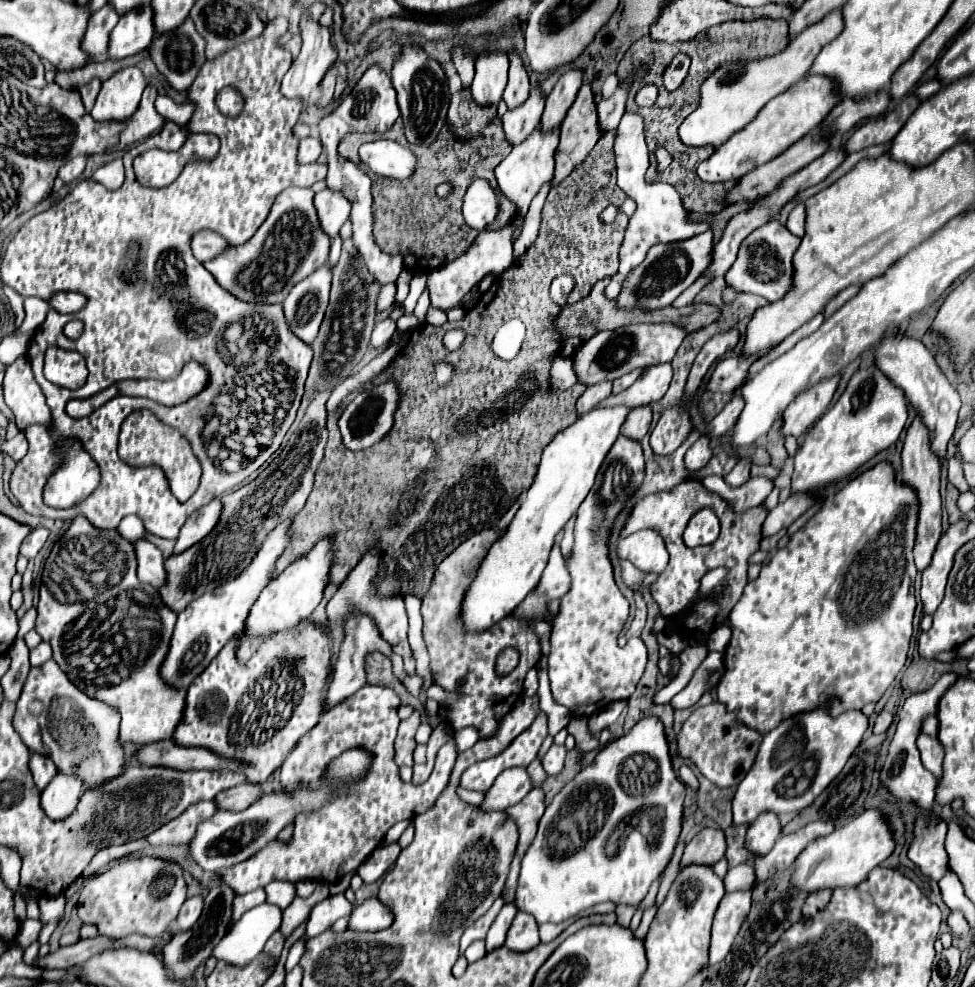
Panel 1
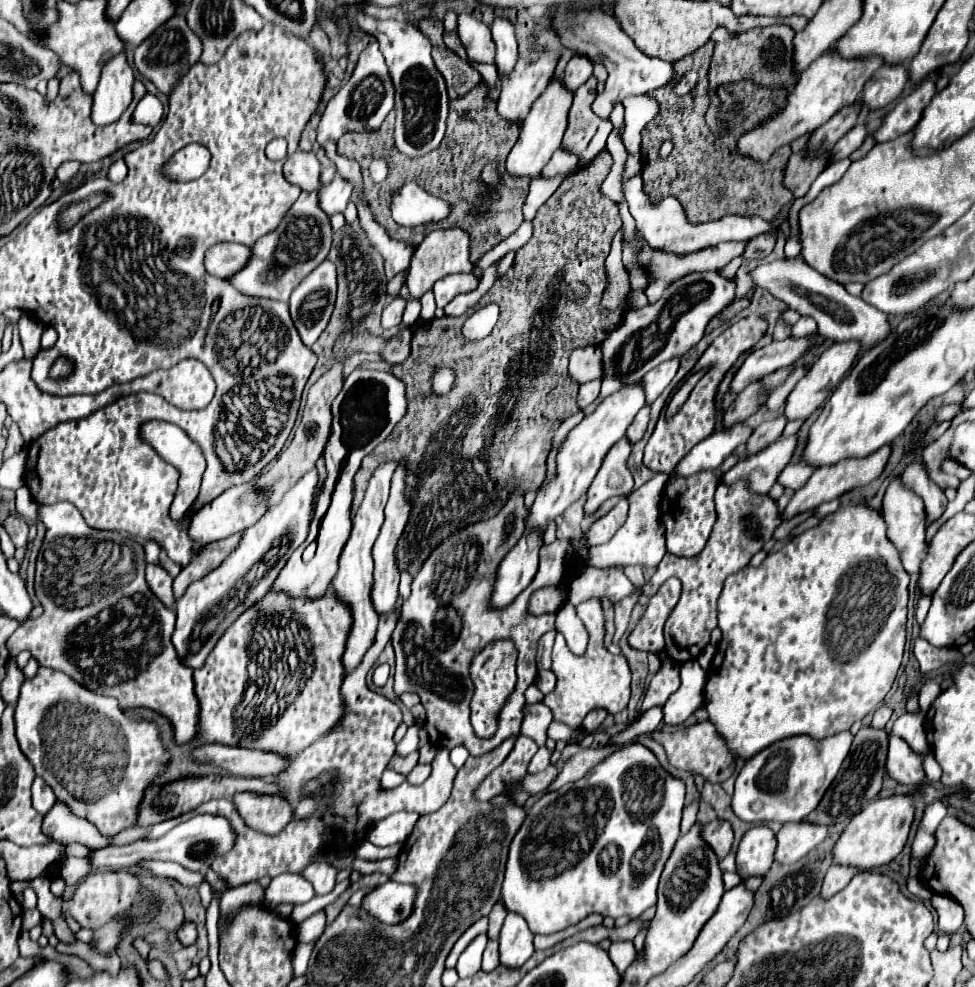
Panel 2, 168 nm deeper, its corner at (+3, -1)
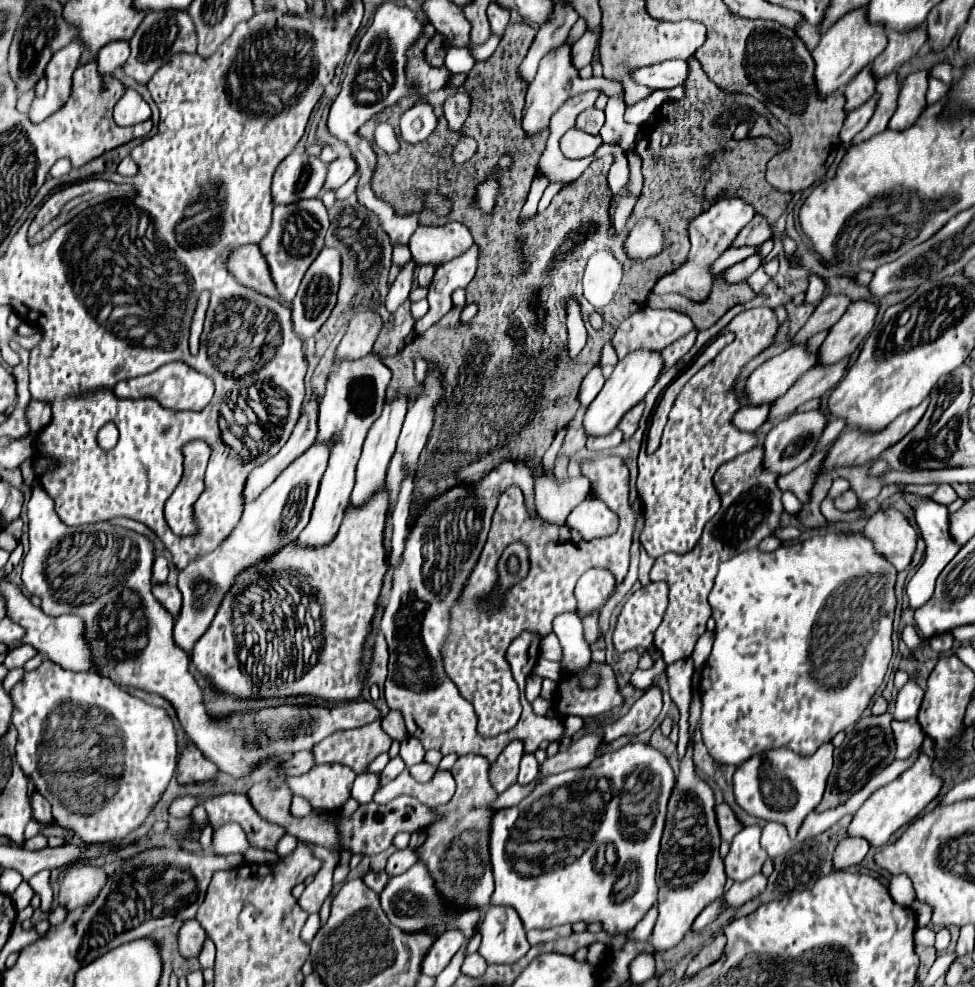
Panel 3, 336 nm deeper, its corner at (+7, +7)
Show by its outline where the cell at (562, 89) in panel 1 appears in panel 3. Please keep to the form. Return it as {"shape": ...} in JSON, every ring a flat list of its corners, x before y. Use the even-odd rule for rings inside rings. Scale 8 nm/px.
{"shape":[[587,29,585,35,573,43,573,53,571,55,573,55,573,65,577,69,581,69,581,67,591,63,595,47,597,47,597,41,599,41,599,33,593,31,593,29]]}

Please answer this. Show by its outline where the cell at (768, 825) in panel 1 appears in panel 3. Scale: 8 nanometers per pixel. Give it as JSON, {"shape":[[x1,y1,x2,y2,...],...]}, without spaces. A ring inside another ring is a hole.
{"shape":[[745,827,733,841,725,857,725,873,733,881,745,881,755,873,761,873,761,867,767,859,767,853,759,845,761,827]]}

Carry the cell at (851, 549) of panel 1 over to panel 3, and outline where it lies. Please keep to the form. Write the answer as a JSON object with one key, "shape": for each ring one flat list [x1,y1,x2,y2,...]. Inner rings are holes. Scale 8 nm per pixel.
{"shape":[[827,533,823,537,811,537,803,543,785,547,781,545,777,551,765,553,759,549,747,549,735,555,729,561,719,565,719,573,715,577,715,587,709,595,709,605,713,607,713,619,717,621,713,651,701,673,701,735,703,743,719,765,735,765,739,767,753,755,759,755,767,749,787,747,799,755,813,755,823,743,829,743,839,731,853,725,863,711,867,709,871,697,883,683,887,673,887,665,893,653,891,633,893,633,893,613,895,613,895,577,897,571,891,569,891,563,883,559,883,555,875,555,873,543,861,533]]}

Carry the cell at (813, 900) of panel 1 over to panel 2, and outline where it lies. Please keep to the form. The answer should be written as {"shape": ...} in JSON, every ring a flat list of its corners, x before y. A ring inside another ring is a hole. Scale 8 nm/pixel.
{"shape":[[831,865,829,871,827,871,827,875,825,875,825,879,823,879,819,897,821,899,831,899,831,895,835,895,837,891,841,891,851,881,853,875,855,875,855,871,847,871,847,867,835,867,835,865]]}

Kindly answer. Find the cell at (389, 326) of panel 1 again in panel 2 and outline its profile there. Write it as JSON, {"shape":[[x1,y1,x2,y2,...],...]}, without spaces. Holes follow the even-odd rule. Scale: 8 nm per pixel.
{"shape":[[393,299,393,301,383,309,383,317,381,317,383,329,397,327,397,325,401,323,403,309,405,309,405,299]]}

